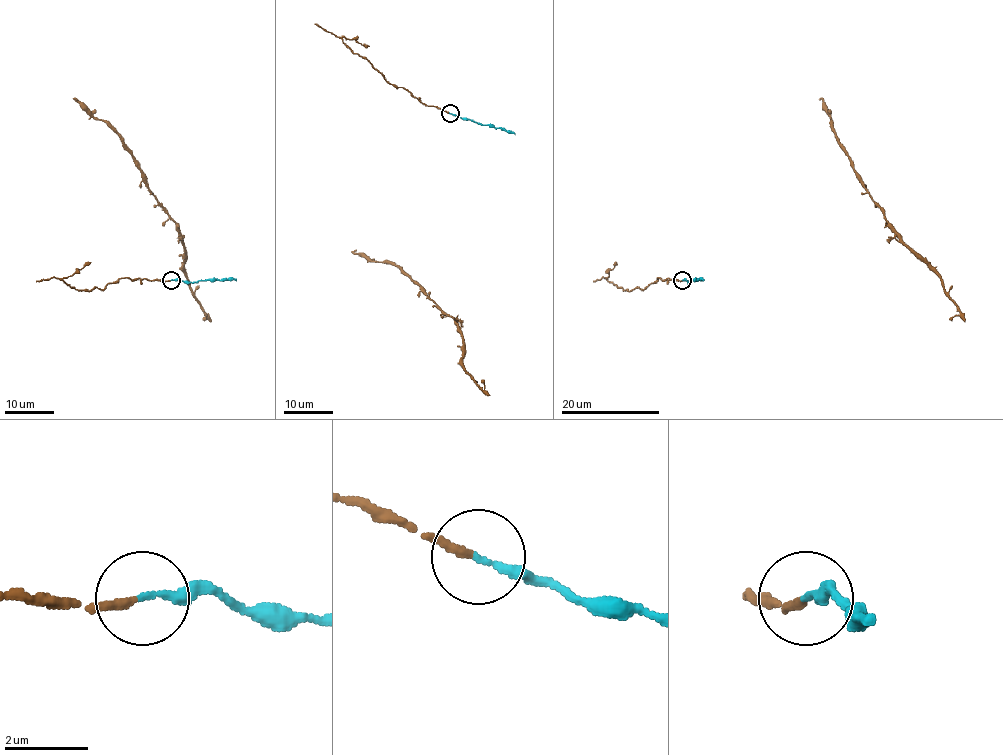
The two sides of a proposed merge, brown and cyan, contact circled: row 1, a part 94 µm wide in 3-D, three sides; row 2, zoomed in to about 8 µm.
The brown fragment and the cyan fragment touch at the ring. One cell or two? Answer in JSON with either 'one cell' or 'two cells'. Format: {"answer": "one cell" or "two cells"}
{"answer": "one cell"}

